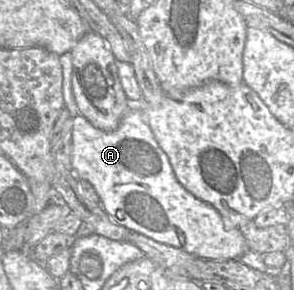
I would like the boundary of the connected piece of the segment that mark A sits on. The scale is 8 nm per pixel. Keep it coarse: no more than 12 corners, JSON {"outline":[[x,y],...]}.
{"outline":[[142,107],[73,118],[72,168],[110,218],[202,260],[248,250],[178,181]]}

